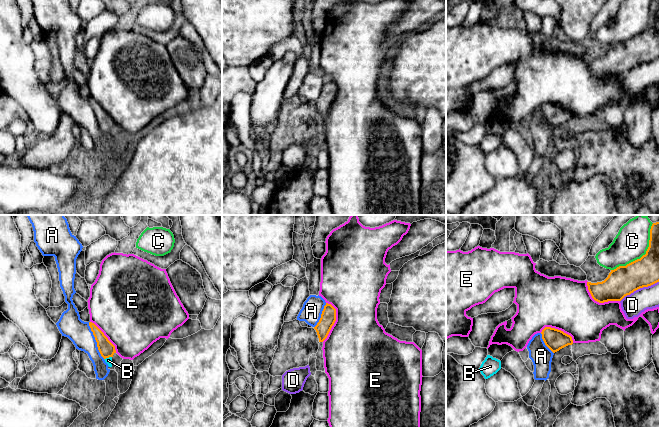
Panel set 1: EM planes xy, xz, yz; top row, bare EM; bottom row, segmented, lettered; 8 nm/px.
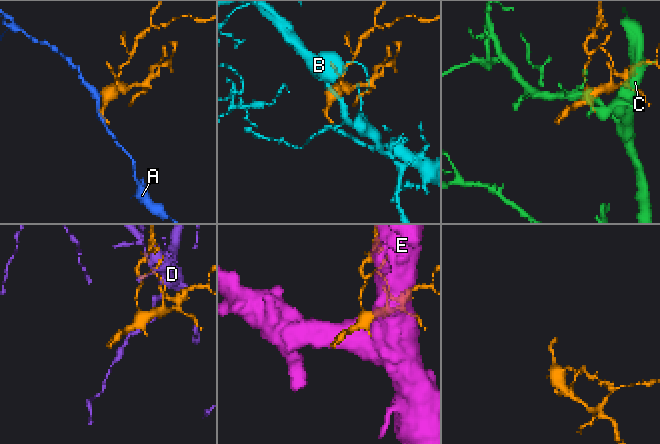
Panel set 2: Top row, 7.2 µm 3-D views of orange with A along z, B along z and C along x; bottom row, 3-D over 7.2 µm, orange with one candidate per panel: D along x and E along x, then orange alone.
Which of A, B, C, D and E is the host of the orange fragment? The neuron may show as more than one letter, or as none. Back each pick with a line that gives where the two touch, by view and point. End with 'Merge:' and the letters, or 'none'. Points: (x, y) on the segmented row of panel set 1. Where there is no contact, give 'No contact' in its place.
B: Touches orange at xy (107, 357)
Merge: B

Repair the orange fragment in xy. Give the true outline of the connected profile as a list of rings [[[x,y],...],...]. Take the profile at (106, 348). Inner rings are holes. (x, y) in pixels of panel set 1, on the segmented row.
[[[89,322],[89,326],[97,342],[97,347],[101,356],[108,366],[112,367],[112,357],[116,353],[115,346],[94,323]]]

